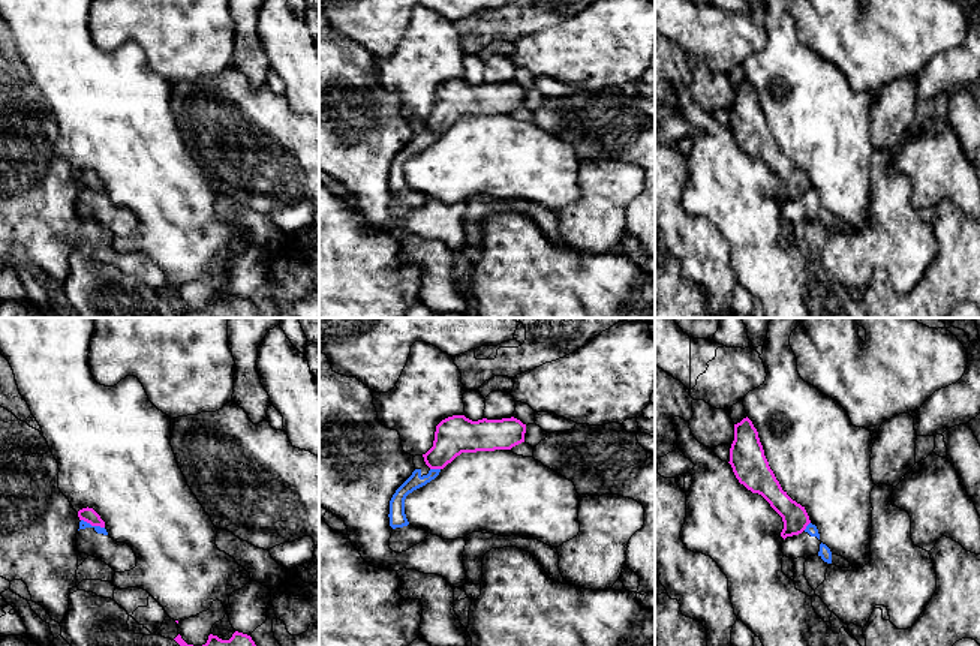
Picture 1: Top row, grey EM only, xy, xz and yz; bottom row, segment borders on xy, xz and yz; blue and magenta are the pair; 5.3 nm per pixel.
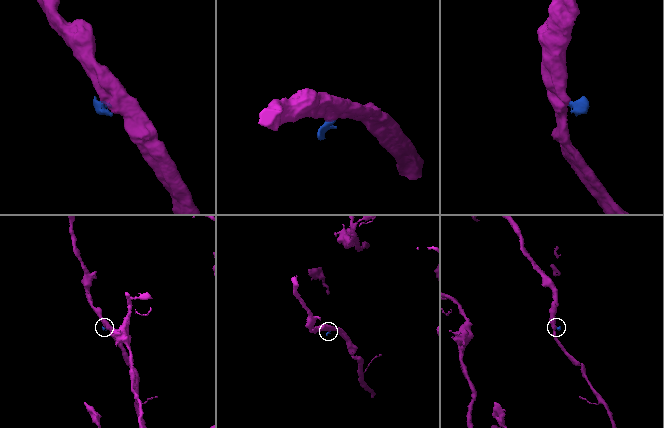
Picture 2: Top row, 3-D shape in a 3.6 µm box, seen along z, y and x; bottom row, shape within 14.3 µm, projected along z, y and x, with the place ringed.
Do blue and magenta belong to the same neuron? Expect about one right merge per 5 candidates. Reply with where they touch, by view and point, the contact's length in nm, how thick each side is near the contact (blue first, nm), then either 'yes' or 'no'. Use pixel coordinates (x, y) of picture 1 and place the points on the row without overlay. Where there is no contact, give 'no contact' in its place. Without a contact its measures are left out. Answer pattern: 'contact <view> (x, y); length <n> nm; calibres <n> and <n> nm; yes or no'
contact xy (93, 191); length 140 nm; calibres 50 and 80 nm; no

